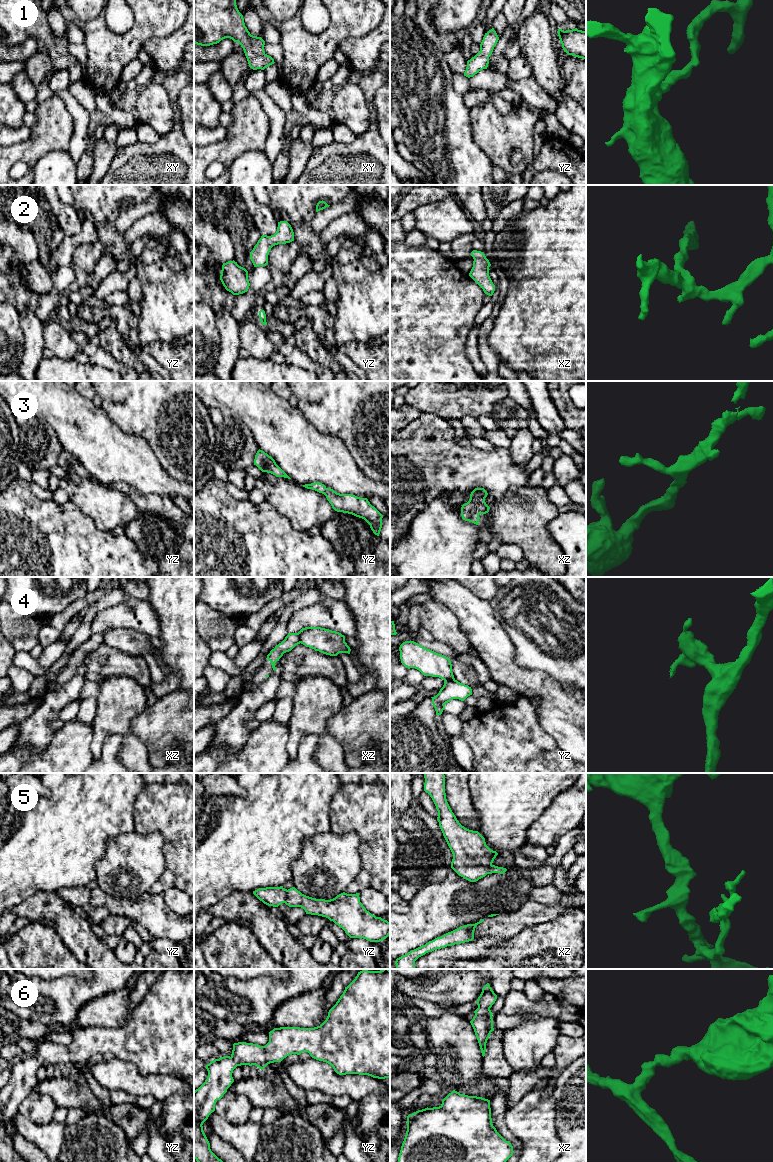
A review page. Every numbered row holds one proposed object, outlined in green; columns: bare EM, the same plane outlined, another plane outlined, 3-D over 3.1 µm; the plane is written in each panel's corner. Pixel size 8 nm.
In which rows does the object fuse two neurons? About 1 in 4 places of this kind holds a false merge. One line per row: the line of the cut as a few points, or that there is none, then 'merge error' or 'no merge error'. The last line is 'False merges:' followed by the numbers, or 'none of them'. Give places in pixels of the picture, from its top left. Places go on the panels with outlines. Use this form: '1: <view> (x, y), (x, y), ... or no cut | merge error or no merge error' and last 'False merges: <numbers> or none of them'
1: no cut | no merge error
2: no cut | no merge error
3: no cut | no merge error
4: xz (298, 632), (301, 642) | merge error
5: no cut | no merge error
6: no cut | no merge error
False merges: 4

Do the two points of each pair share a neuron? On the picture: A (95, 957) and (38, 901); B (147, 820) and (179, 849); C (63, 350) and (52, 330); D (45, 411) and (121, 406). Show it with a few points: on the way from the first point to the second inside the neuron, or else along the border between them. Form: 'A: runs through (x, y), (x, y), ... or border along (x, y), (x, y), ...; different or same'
A: runs through (82, 942), (53, 913); same
B: runs through (156, 820), (176, 840); same
C: runs through (62, 345), (57, 340), (56, 335); same
D: border along (100, 406), (117, 425); different

